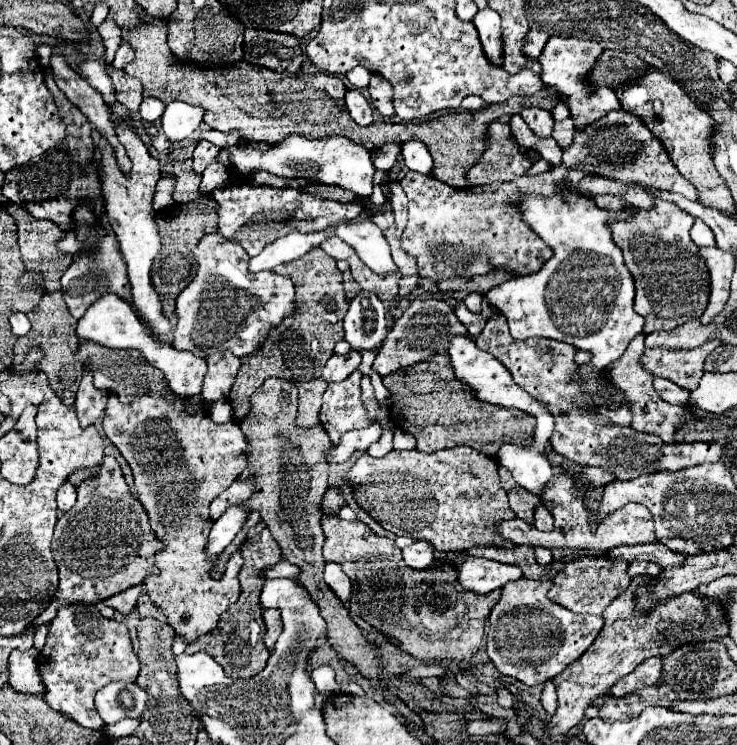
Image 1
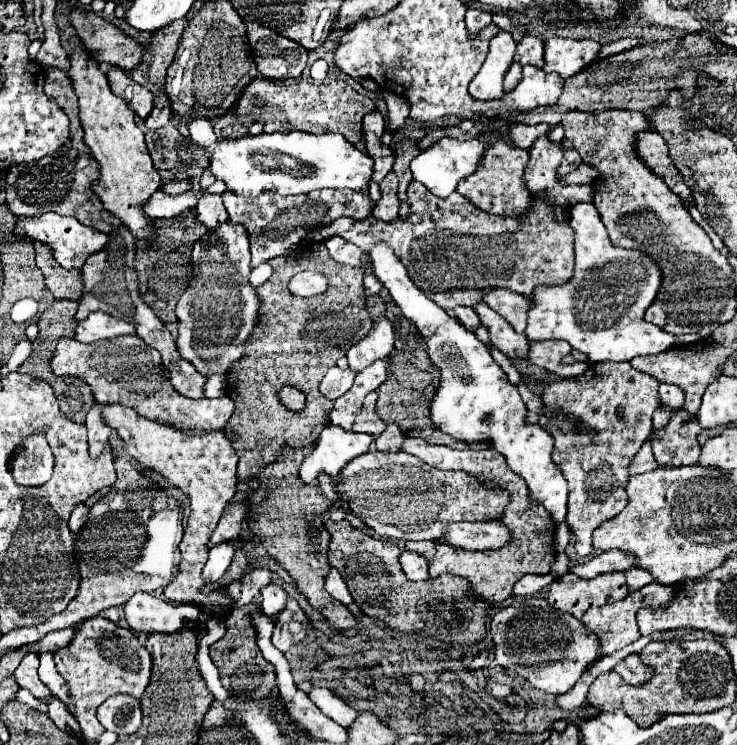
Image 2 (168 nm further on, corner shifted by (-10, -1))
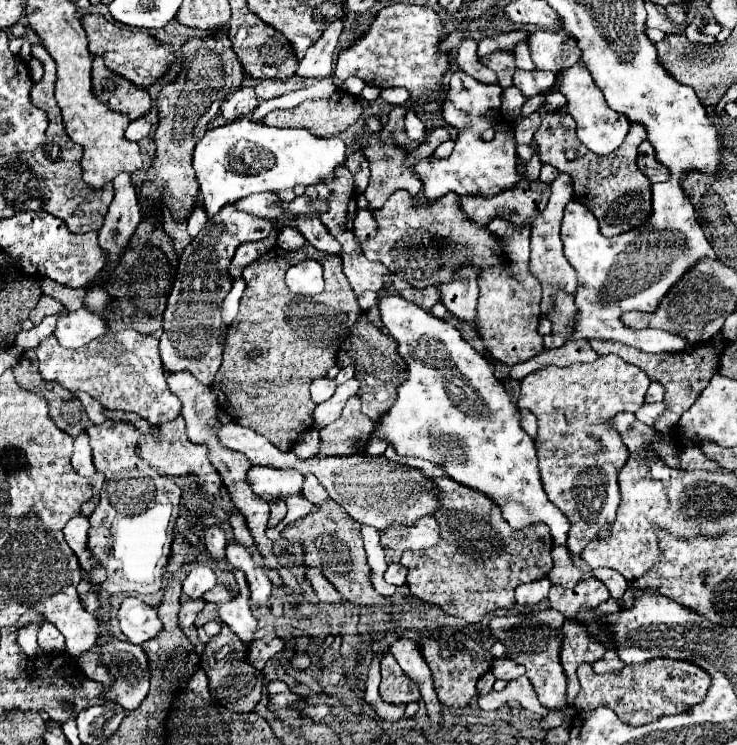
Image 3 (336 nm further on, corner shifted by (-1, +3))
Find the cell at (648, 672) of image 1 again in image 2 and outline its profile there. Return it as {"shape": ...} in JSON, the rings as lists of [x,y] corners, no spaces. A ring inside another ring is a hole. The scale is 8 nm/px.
{"shape":[[[630,654],[626,656],[620,664],[616,664],[612,668],[616,674],[622,676],[622,680],[630,686],[642,686],[644,682],[648,682],[654,676],[654,670],[650,670],[650,666],[646,666],[644,662],[640,662],[638,654]]]}

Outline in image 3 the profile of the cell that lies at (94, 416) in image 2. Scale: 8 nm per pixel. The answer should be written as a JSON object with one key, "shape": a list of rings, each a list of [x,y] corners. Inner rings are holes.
{"shape":[[[81,434],[81,436],[75,440],[75,450],[73,450],[71,466],[73,466],[73,470],[77,470],[77,474],[81,474],[81,476],[91,476],[91,474],[95,472],[93,454],[91,454],[91,446],[89,446],[87,434]]]}

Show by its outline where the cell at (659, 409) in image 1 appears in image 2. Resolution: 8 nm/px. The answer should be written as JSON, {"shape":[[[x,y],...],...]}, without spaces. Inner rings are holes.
{"shape":[[[674,410],[674,418],[662,428],[656,430],[650,442],[654,442],[654,456],[658,466],[692,466],[696,464],[700,456],[700,444],[696,436],[702,432],[702,426],[698,426],[698,420],[694,414],[686,414],[686,410]]]}

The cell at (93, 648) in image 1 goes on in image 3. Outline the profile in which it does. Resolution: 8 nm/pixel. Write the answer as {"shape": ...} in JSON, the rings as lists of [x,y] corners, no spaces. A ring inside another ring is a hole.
{"shape":[[[115,638],[95,648],[115,678],[113,686],[105,686],[105,700],[117,702],[125,710],[137,710],[149,692],[149,662],[143,648]]]}

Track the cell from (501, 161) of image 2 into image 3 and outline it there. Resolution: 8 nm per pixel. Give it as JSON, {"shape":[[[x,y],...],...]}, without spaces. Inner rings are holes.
{"shape":[[[499,218],[491,220],[487,228],[491,230],[491,234],[497,234],[501,242],[505,242],[503,258],[509,258],[509,270],[493,266],[493,270],[483,270],[479,274],[479,302],[475,328],[485,342],[485,352],[491,358],[507,366],[515,366],[543,352],[543,336],[537,332],[542,288],[529,270],[531,228],[517,228]]]}

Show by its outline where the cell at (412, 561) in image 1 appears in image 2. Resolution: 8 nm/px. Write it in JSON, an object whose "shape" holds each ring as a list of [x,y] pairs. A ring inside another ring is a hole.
{"shape":[[[406,550],[400,556],[400,564],[410,580],[428,580],[428,562],[426,558],[422,558],[422,554]]]}

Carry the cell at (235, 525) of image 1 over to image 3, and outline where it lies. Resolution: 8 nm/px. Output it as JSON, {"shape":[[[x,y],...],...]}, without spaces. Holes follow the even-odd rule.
{"shape":[[[197,562],[197,564],[193,564],[191,572],[183,580],[183,594],[187,594],[189,598],[195,600],[195,598],[201,598],[203,592],[211,590],[215,584],[217,584],[215,572],[209,566],[205,566],[203,562]]]}

